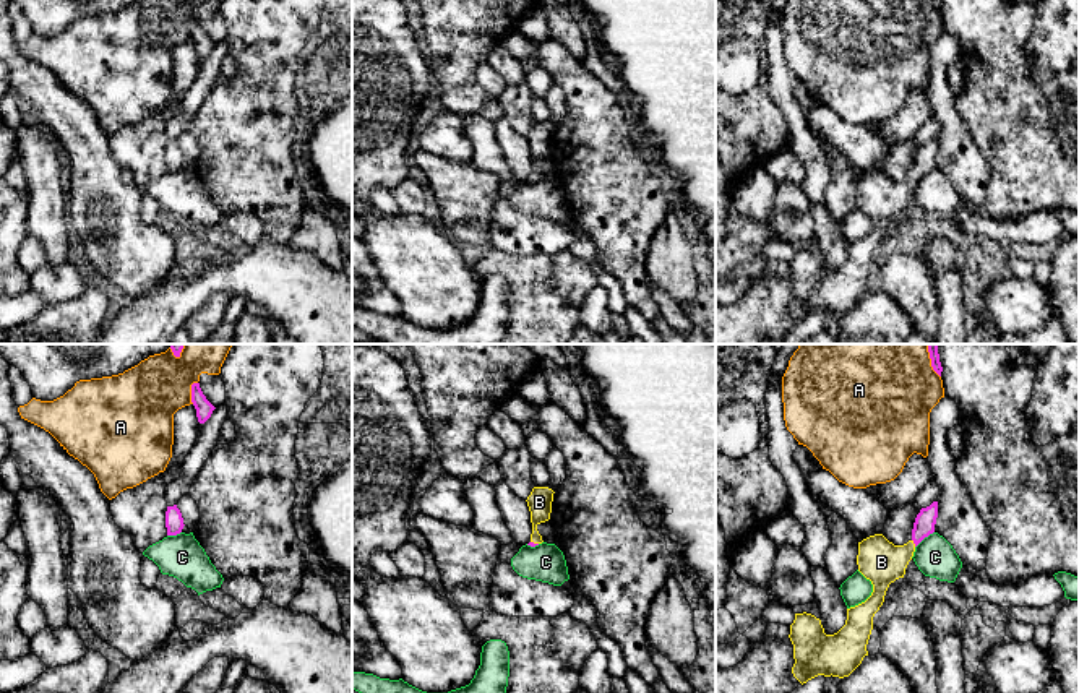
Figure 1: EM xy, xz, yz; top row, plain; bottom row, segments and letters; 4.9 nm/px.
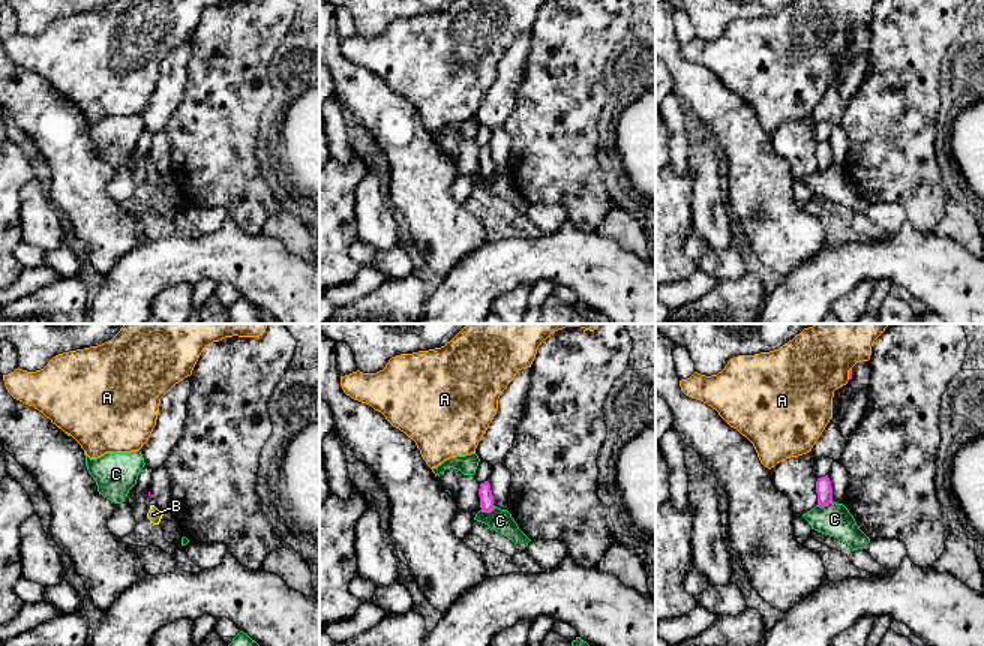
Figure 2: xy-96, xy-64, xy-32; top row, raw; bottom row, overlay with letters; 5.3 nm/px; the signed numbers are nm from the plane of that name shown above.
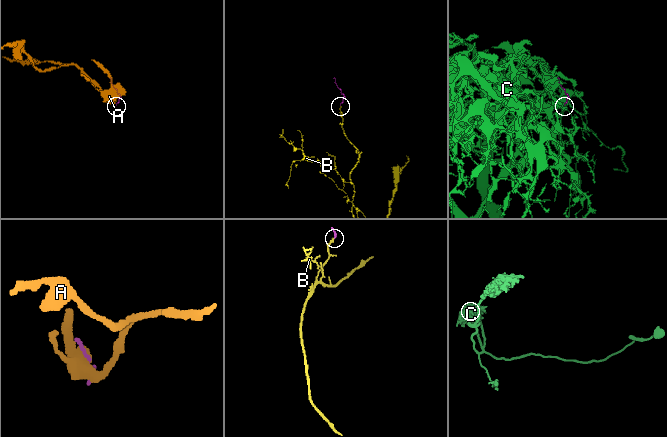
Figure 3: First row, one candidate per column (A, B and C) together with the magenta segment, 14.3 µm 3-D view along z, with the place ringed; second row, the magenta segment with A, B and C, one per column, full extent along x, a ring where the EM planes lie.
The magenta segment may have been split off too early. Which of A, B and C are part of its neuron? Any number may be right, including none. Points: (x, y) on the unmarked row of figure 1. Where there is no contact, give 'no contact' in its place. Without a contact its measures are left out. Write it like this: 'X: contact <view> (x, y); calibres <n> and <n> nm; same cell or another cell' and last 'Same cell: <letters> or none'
A: contact xy (192, 28); calibres 80 and 340 nm; another cell
B: contact yz (914, 179); calibres 100 and 220 nm; same cell
C: contact yz (924, 174); calibres 100 and 200 nm; another cell
Same cell: B

